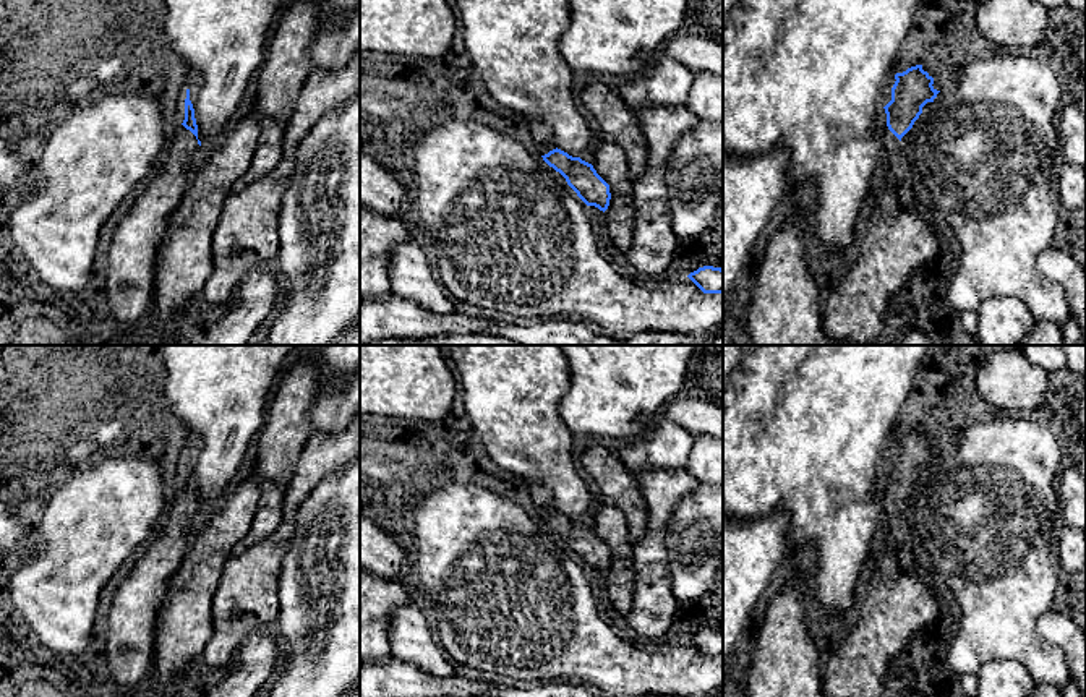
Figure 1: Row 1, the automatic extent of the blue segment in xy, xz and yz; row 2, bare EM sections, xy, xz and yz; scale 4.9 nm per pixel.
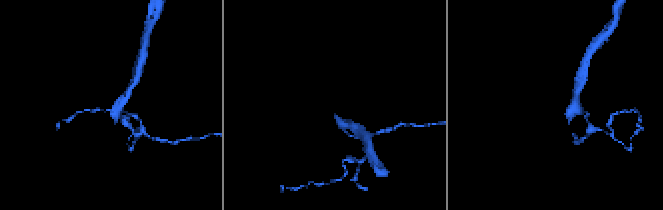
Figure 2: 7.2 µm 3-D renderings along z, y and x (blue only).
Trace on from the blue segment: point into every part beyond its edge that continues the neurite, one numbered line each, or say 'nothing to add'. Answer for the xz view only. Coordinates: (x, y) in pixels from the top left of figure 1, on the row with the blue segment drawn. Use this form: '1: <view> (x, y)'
1: xz (542, 135)

